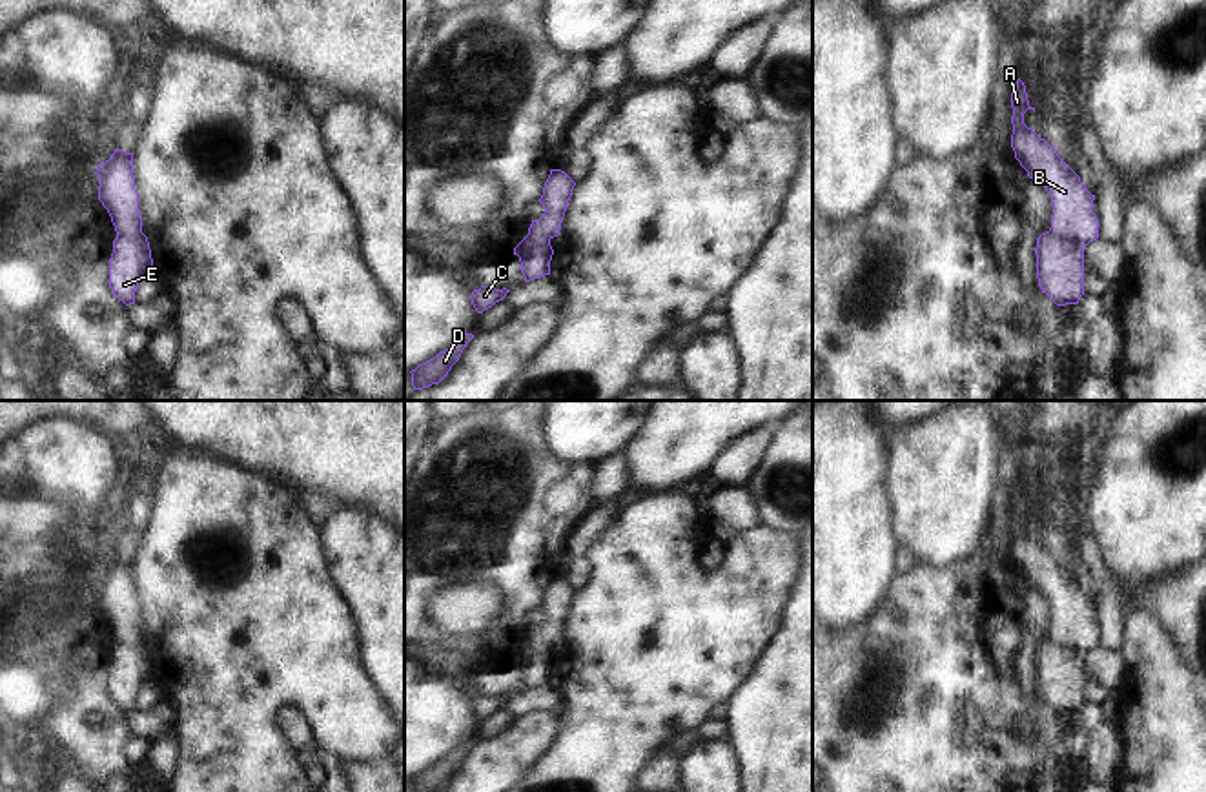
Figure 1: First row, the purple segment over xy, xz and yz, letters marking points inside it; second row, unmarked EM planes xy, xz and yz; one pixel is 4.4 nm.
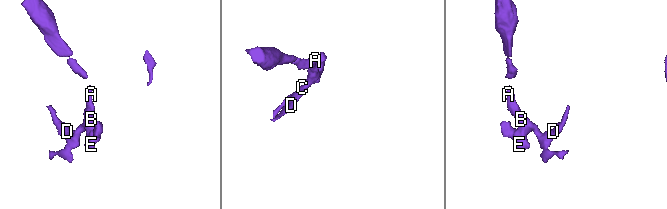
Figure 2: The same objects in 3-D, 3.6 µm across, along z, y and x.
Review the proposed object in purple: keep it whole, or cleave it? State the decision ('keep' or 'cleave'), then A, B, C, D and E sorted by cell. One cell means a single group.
cleave; groups A B C D / E

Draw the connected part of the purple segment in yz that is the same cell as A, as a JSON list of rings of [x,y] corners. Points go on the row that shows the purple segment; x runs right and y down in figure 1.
[[[1018,78],[1011,91],[1013,135],[1011,147],[1015,158],[1027,171],[1029,178],[1038,178],[1053,202],[1049,231],[1064,240],[1073,240],[1086,248],[1099,239],[1099,218],[1091,206],[1091,195],[1080,177],[1058,157],[1057,149],[1024,124],[1024,113],[1033,109],[1027,100],[1026,86]]]

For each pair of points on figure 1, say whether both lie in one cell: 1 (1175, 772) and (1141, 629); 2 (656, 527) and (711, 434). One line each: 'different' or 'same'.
1: same
2: different

